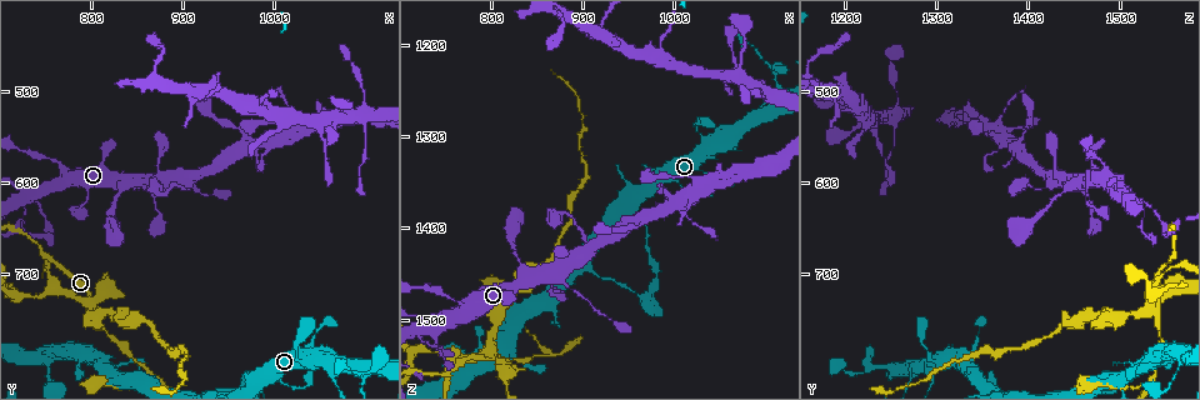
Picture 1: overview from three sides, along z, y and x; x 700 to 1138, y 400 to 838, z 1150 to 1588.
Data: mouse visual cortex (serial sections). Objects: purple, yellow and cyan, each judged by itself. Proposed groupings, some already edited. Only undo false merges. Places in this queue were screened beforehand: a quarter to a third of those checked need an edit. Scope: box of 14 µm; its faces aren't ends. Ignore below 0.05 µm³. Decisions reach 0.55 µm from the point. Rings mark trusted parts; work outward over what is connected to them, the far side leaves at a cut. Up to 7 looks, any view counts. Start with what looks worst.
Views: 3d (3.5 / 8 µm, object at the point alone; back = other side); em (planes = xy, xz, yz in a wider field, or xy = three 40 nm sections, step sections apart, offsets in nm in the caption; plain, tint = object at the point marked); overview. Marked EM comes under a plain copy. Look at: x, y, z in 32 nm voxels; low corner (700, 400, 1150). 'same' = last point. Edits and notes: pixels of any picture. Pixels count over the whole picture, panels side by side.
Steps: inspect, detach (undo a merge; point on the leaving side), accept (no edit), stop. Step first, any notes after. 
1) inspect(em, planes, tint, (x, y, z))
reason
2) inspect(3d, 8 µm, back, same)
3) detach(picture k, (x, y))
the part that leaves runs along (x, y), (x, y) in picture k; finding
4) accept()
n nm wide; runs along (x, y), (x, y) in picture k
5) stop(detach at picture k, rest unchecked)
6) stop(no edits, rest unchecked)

inspect(3d, 3.5 µm, (805, 750, 1540))

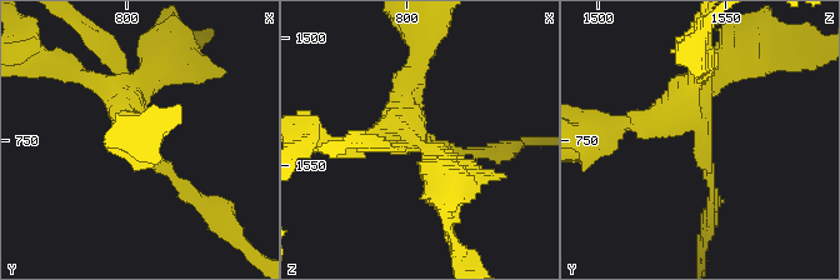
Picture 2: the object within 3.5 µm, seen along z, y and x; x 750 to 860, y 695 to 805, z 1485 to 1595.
inspect(em, planes, tint, same)
4 arms; arms of 150, 150, 250, 300 nm; now the EM

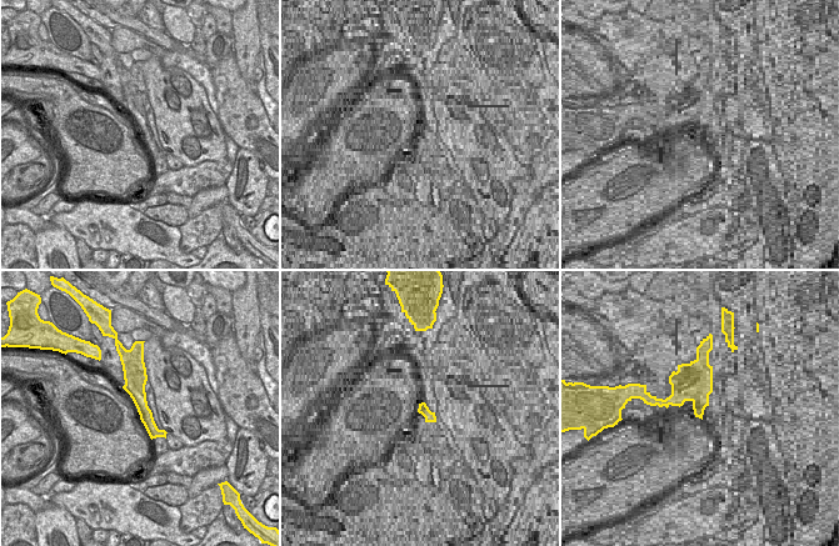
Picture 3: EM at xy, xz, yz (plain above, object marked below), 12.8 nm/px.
inspect(em, xy, step 5, tint, same)

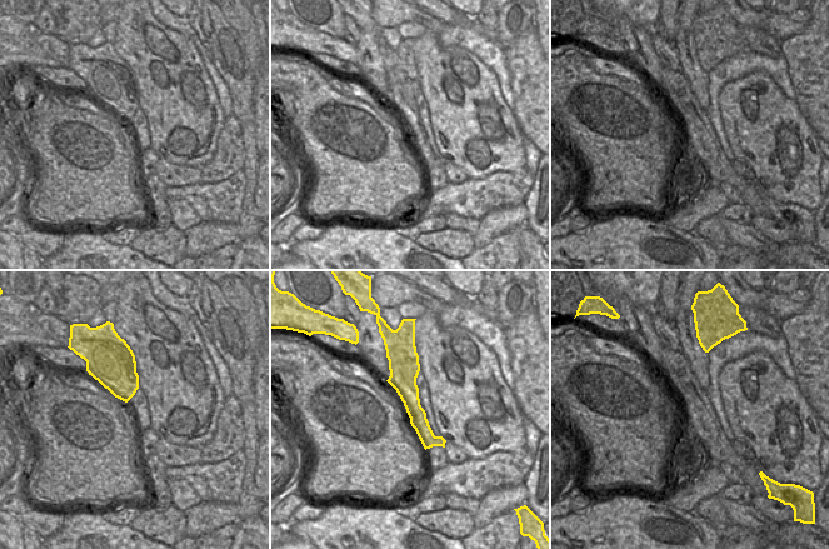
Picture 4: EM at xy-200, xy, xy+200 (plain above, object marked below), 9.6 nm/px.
detach(picture 2, (660, 103))
the part that leaves runs along (698, 90), (663, 118), (593, 133) in picture 2; a second cell is stuck on

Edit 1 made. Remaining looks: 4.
inspect(3d, 3.5 µm, (865, 805, 1540))
three-way junction

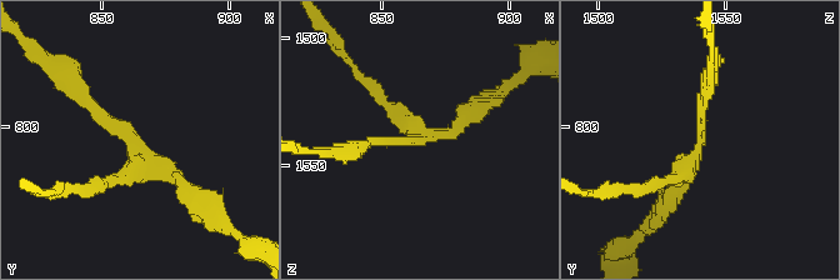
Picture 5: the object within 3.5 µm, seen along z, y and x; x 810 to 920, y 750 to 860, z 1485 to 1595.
inspect(em, xy, step 1, tint, (861, 808, 1540))
3 arms; arms of 100, 150, 150 nm; now the EM

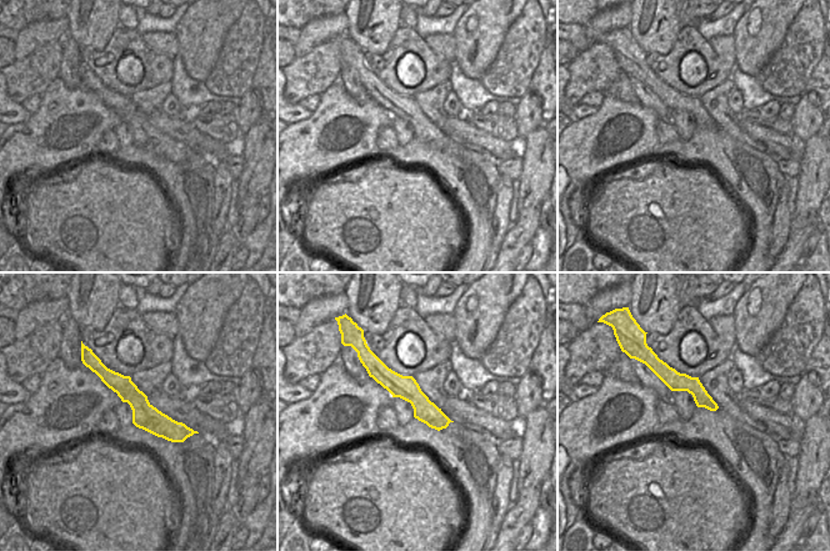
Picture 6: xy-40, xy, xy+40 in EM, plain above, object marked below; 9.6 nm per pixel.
inspect(em, xy, step 3, tint, same)
another direction

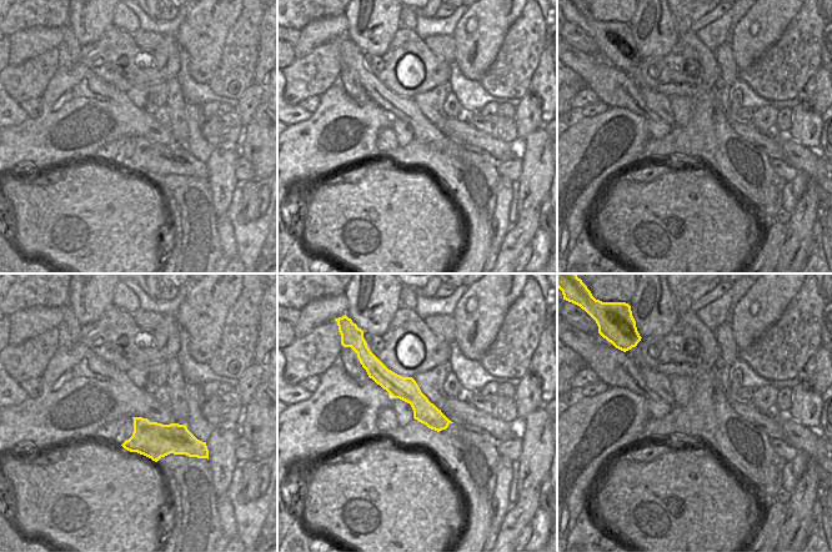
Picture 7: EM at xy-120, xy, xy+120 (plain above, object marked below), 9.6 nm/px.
accept()
continuous, no second cell

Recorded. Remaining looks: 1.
stop(detach at picture 2, rest unchecked)

